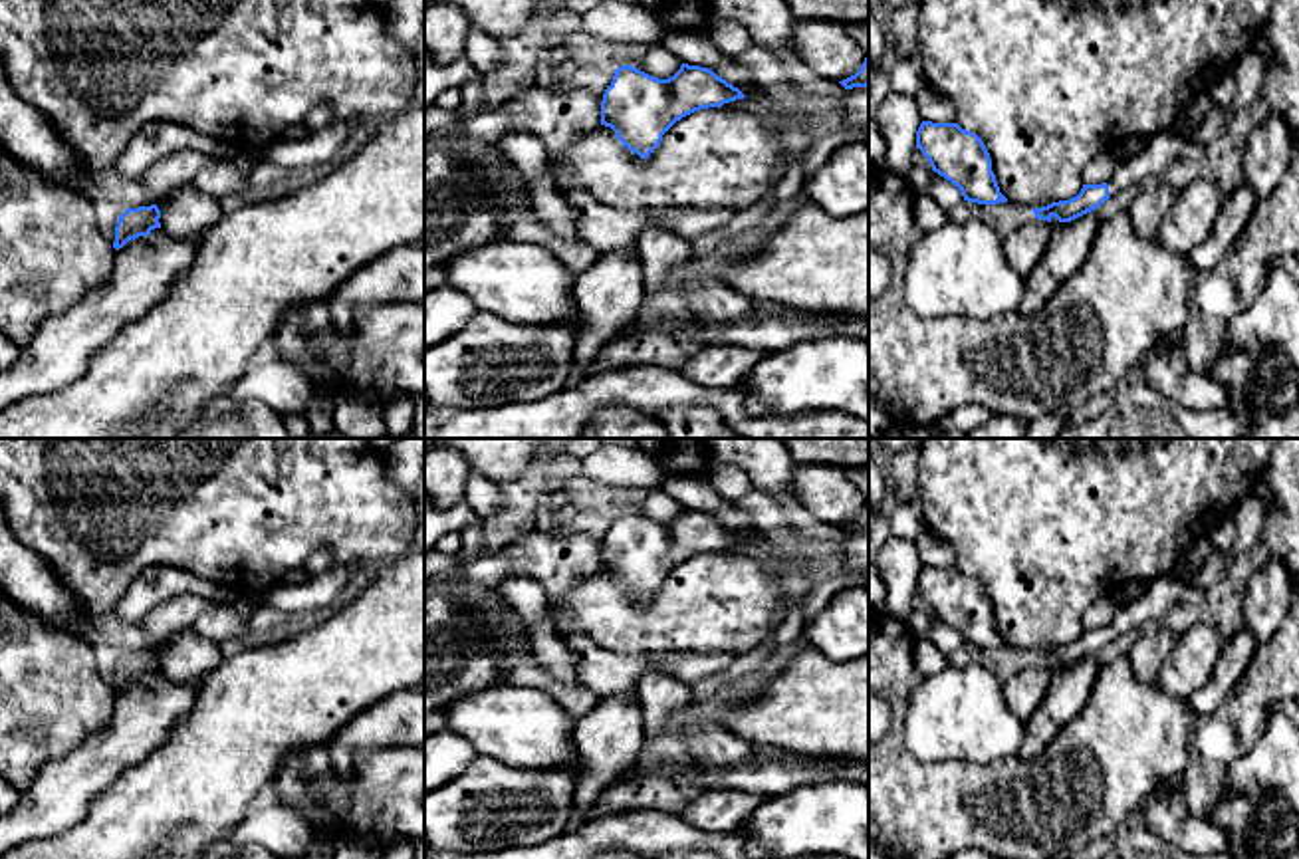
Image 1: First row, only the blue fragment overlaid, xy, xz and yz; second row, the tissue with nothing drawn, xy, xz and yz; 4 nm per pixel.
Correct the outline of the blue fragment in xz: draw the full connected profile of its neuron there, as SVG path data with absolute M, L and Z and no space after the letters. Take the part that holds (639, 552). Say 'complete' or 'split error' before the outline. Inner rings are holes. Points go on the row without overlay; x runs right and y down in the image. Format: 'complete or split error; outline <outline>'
complete; outline M627 508L617 512L611 530L603 538L601 569L611 571L623 591L635 595L641 603L649 603L660 589L662 579L682 561L744 542L738 532L708 512L682 508L672 522L658 524Z

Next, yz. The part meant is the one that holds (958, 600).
complete; outline M922 565L916 575L916 593L934 617L960 633L964 645L986 651L1007 647L992 615L990 597L976 577L958 567Z

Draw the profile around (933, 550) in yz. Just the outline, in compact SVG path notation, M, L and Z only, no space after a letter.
M924 530L916 540L918 548L918 557L922 565L932 565L932 567L956 567L956 553L952 546L934 536L930 530Z

